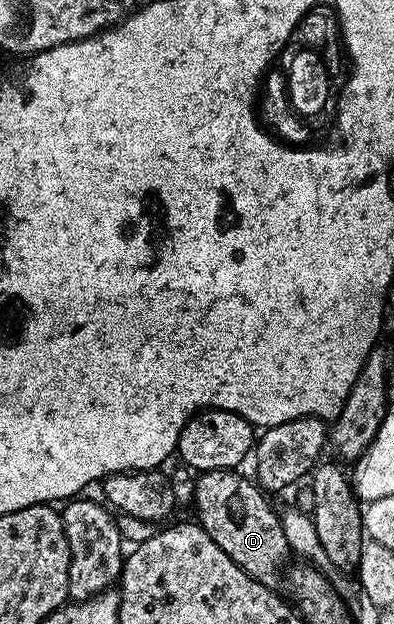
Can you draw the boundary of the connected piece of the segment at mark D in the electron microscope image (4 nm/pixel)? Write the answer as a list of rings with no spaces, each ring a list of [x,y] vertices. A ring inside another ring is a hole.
[[[233,469],[198,473],[194,481],[194,509],[198,512],[197,524],[202,530],[256,583],[277,590],[283,584],[286,556],[291,556],[289,543],[279,512],[270,506],[271,498],[249,476],[241,477]]]

